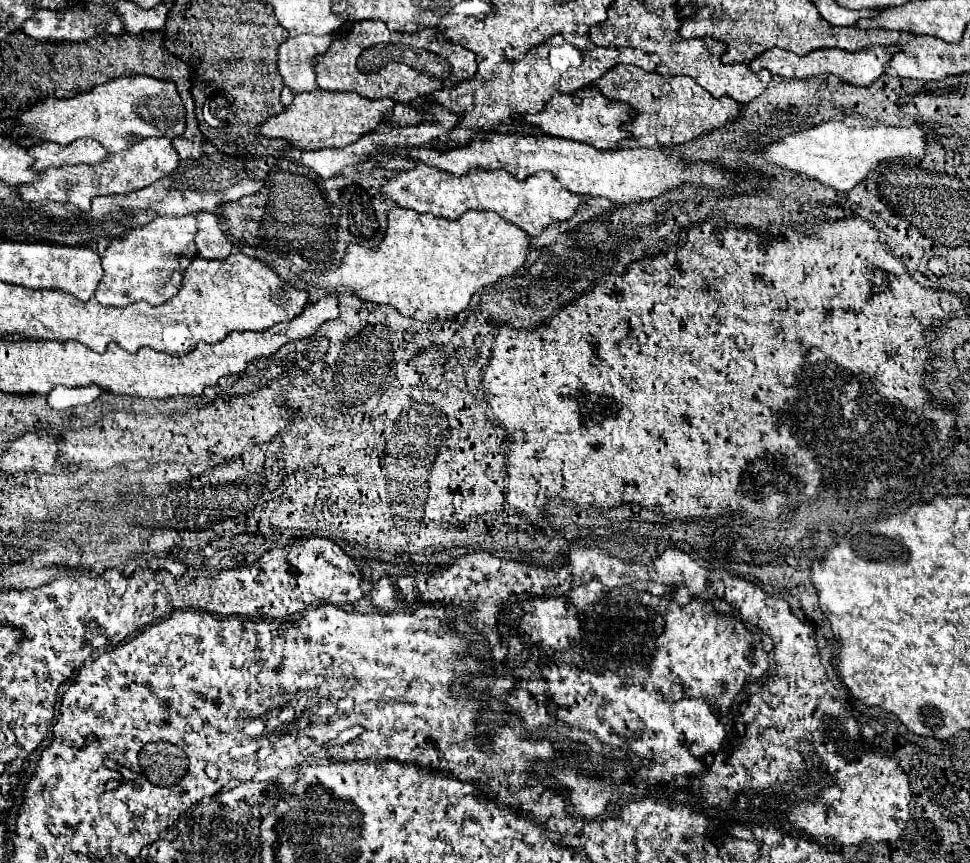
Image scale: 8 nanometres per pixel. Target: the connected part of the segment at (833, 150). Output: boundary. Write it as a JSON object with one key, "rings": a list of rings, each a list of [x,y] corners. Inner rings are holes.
{"rings":[[[827,121],[817,127],[797,131],[785,135],[773,143],[759,147],[753,155],[773,163],[777,167],[785,167],[789,171],[807,175],[821,185],[833,187],[837,191],[849,191],[859,181],[867,177],[867,173],[879,161],[893,159],[921,159],[925,155],[925,137],[927,129],[919,125],[911,127],[849,127],[843,121]]]}

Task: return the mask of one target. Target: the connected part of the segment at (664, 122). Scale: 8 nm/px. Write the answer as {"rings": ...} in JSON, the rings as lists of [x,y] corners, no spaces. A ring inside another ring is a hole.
{"rings":[[[615,65],[601,79],[593,83],[603,97],[609,101],[627,103],[635,115],[629,123],[623,123],[621,129],[631,137],[653,137],[659,145],[679,145],[687,143],[693,137],[713,131],[731,123],[739,115],[739,103],[731,97],[711,97],[701,85],[685,75],[663,77],[657,71],[647,73],[635,65]]]}

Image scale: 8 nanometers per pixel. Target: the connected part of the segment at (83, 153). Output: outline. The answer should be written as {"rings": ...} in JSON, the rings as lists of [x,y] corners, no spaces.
{"rings":[[[77,139],[71,145],[59,145],[59,143],[39,143],[33,145],[29,155],[35,159],[33,163],[33,171],[41,173],[49,167],[63,167],[63,165],[79,165],[79,163],[87,163],[87,165],[97,165],[101,161],[109,159],[109,151],[105,151],[105,147],[101,147],[101,143],[97,143],[95,139]]]}

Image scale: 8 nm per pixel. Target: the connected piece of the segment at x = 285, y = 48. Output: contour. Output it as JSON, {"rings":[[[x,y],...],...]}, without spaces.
{"rings":[[[301,35],[301,37],[289,37],[287,41],[283,41],[281,43],[281,47],[279,47],[279,63],[277,63],[277,67],[279,67],[279,73],[281,73],[281,77],[283,77],[283,81],[285,81],[285,85],[287,87],[291,87],[291,91],[293,93],[301,93],[301,91],[313,91],[313,89],[317,89],[317,83],[315,83],[315,63],[317,63],[317,55],[323,55],[323,51],[327,49],[327,47],[323,47],[323,49],[319,49],[319,37],[313,37],[313,35]]]}

